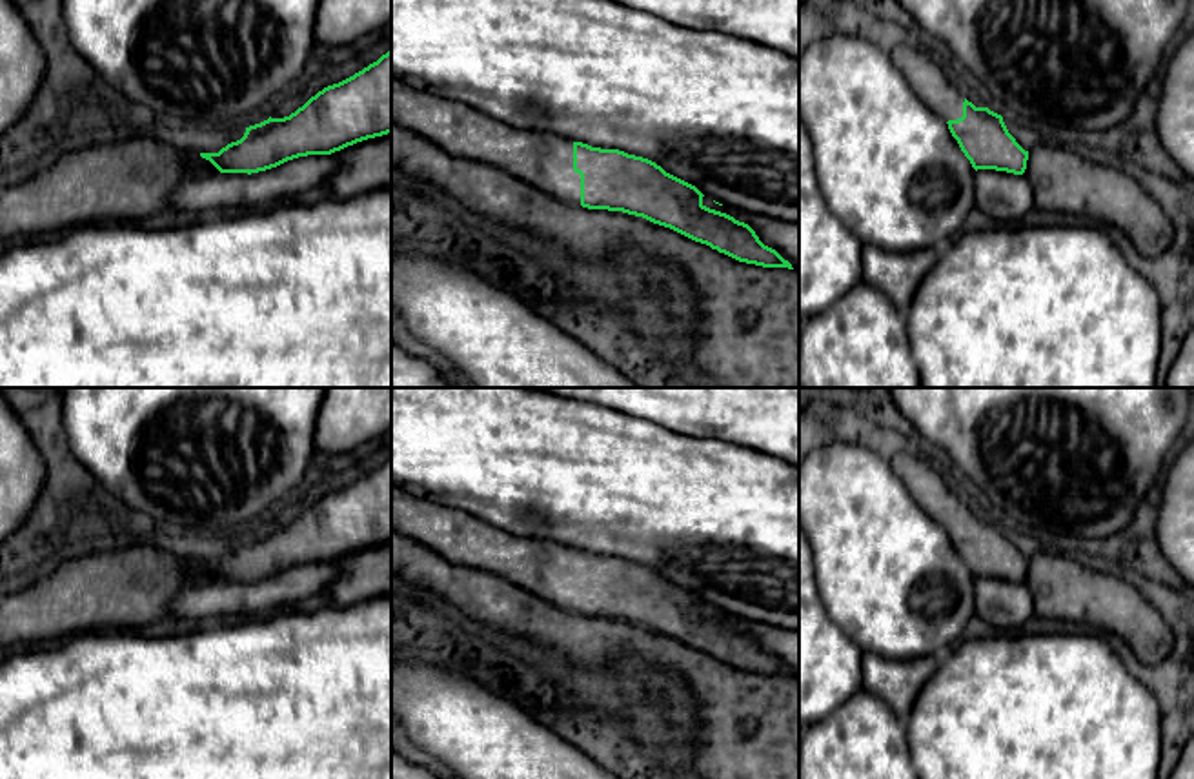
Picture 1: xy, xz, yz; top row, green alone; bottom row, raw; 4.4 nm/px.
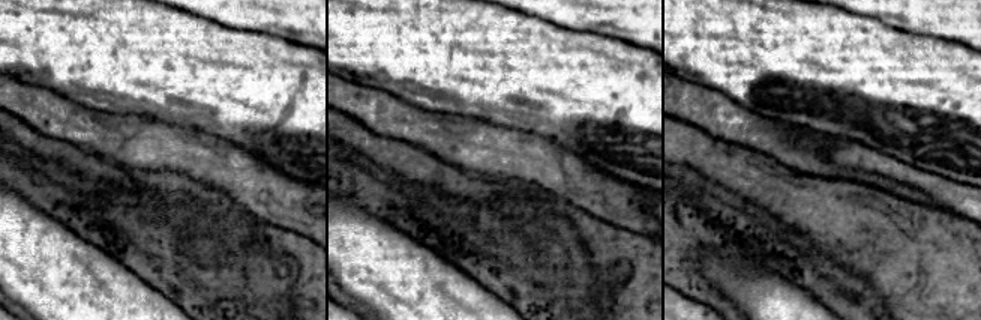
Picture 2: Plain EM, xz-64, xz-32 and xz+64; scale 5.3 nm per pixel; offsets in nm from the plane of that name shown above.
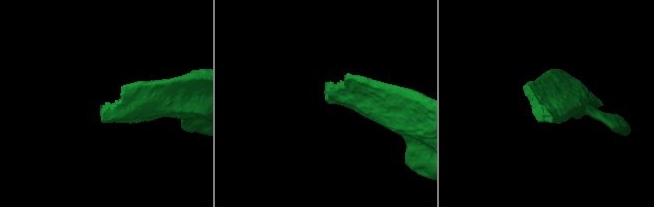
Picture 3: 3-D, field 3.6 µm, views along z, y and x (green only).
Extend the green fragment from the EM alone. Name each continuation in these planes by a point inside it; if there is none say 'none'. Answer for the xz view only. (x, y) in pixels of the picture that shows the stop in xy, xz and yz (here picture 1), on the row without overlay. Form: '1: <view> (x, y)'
1: xz (545, 568)

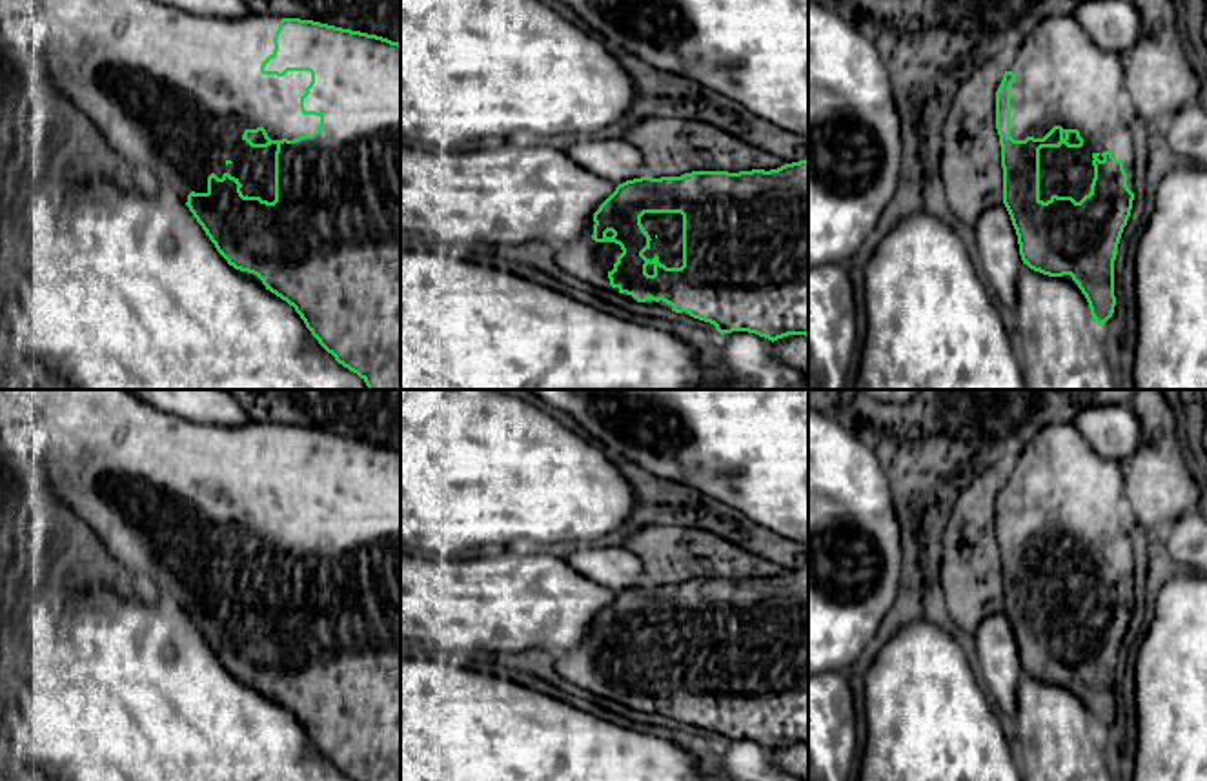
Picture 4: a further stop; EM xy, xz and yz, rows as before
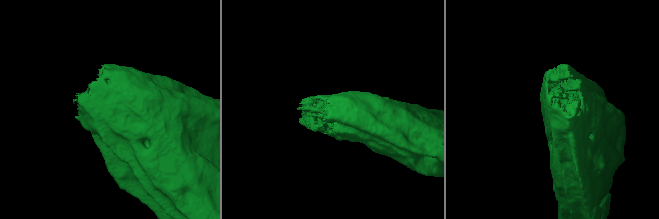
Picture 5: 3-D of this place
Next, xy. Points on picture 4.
1: xy (172, 499)

